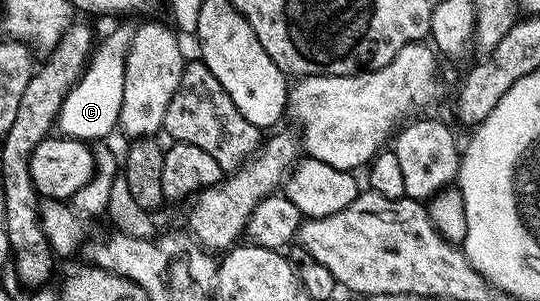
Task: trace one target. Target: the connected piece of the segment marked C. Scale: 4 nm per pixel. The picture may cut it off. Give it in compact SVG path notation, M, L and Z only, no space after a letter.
M117 25L105 38L100 38L99 44L94 48L93 55L84 73L81 74L73 89L63 99L61 110L57 116L56 132L63 137L76 137L78 139L90 139L89 137L101 137L97 139L105 139L112 129L118 128L117 120L119 119L119 111L123 107L123 79L125 78L125 60L127 59L127 51L131 47L131 39L135 39L135 31L137 25Z

